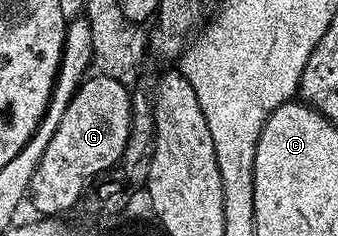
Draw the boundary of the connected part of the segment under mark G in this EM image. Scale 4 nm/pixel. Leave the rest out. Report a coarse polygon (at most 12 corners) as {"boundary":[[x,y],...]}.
{"boundary":[[84,78],[33,173],[29,203],[62,216],[119,160],[132,92]]}

